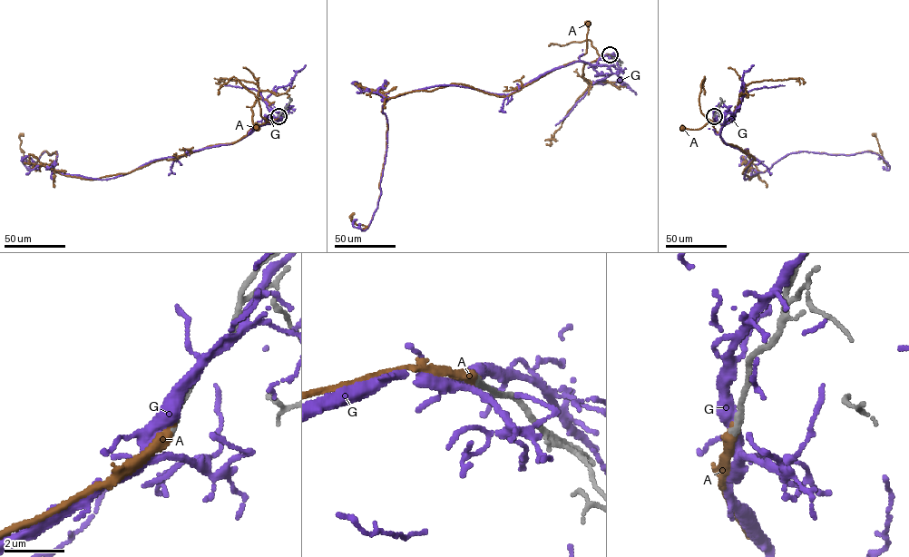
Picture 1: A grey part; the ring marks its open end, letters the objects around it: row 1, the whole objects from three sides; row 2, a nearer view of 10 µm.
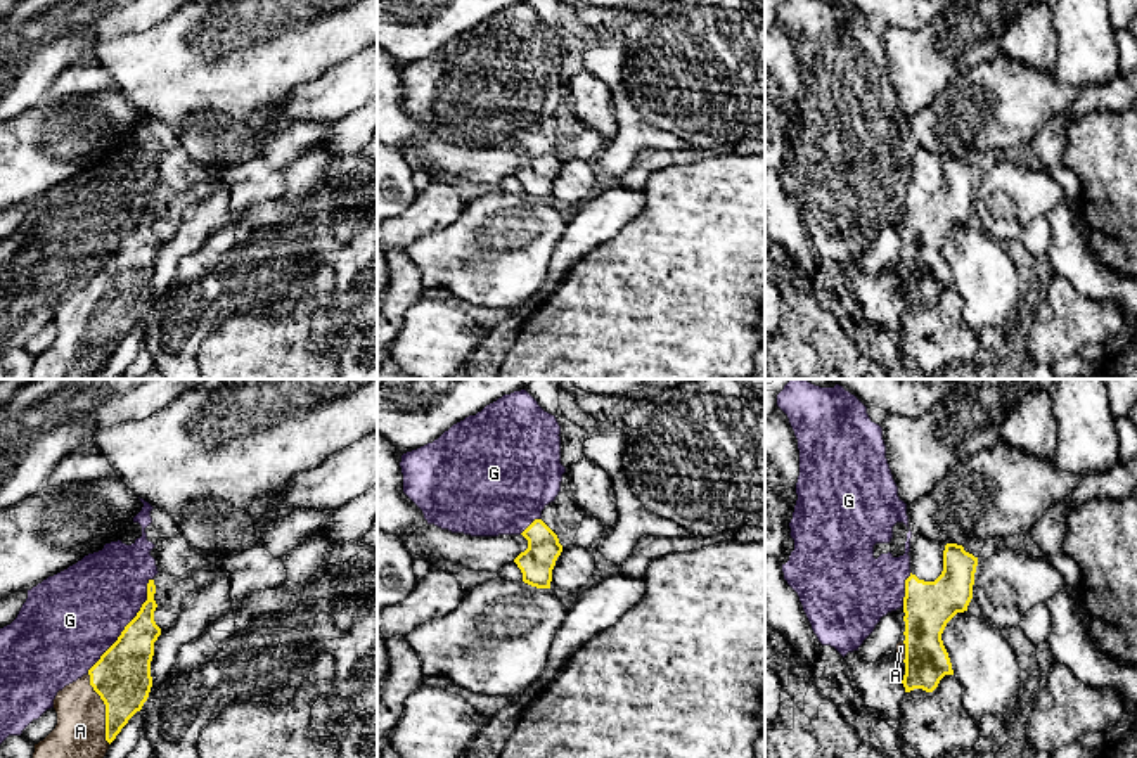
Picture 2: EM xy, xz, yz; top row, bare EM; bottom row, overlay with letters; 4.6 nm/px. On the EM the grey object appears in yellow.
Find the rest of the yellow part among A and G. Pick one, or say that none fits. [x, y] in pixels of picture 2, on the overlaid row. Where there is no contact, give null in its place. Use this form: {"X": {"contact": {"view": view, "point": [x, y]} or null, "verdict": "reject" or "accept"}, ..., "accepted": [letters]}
{"A": {"contact": {"view": "xy", "point": [106, 708]}, "verdict": "accept"}, "G": {"contact": {"view": "xy", "point": [127, 625]}, "verdict": "reject"}, "accepted": ["A"]}

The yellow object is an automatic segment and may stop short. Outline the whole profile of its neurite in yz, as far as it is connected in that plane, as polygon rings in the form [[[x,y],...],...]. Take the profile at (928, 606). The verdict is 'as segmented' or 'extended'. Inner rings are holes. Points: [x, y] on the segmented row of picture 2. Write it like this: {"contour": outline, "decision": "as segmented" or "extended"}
{"contour": [[[947,543],[943,571],[935,581],[919,580],[912,573],[905,580],[905,640],[896,644],[896,656],[905,663],[905,692],[933,692],[945,675],[954,675],[941,633],[957,613],[967,611],[976,566],[978,557],[962,545]]], "decision": "extended"}

